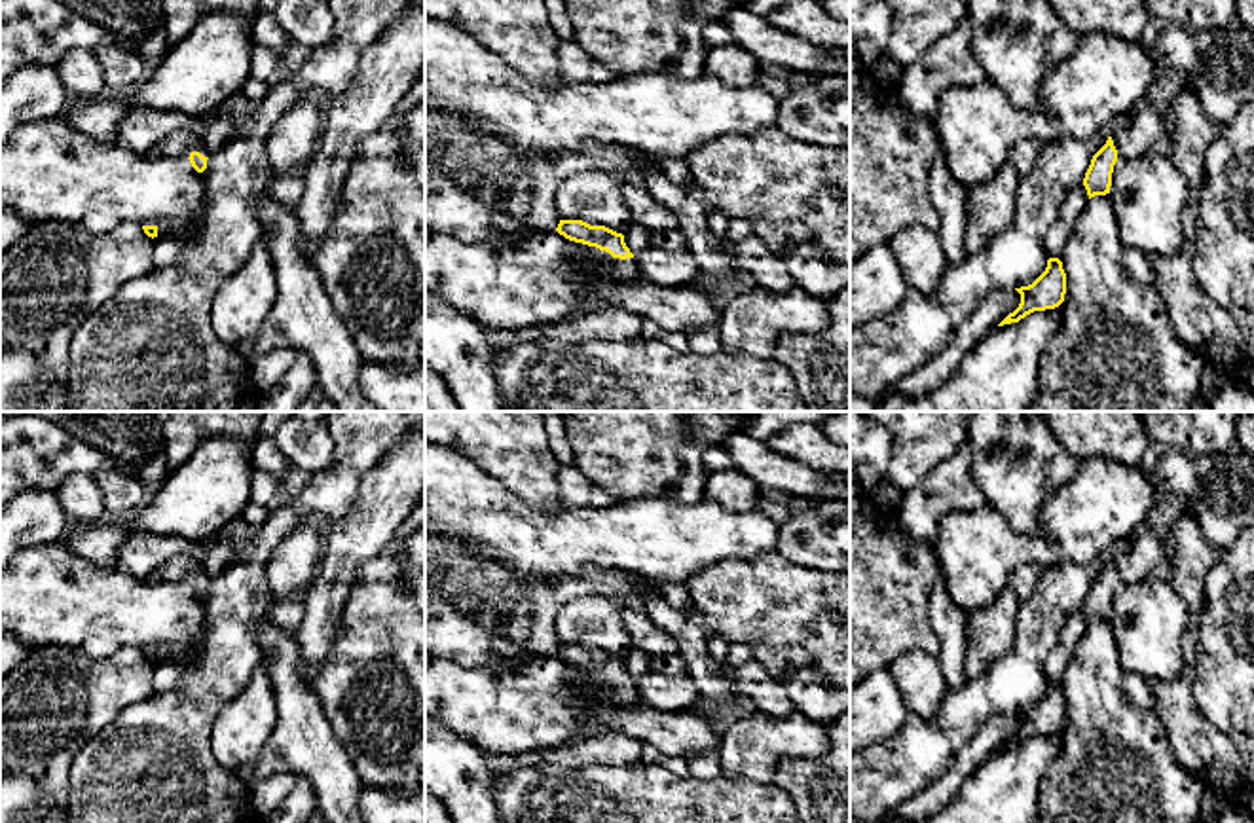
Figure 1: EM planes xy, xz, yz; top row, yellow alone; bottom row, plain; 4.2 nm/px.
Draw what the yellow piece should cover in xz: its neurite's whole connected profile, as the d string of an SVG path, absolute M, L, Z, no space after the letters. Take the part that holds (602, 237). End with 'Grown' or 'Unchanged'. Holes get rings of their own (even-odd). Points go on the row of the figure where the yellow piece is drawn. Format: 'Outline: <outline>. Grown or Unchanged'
Outline: M560 220L556 231L569 241L609 252L611 256L603 262L603 265L611 273L632 275L639 271L622 233L605 226L590 226L582 220Z. Grown

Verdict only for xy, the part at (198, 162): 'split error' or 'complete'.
split error

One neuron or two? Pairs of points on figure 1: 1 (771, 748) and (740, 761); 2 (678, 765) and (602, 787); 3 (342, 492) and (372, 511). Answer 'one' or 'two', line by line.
1: one
2: two
3: two

